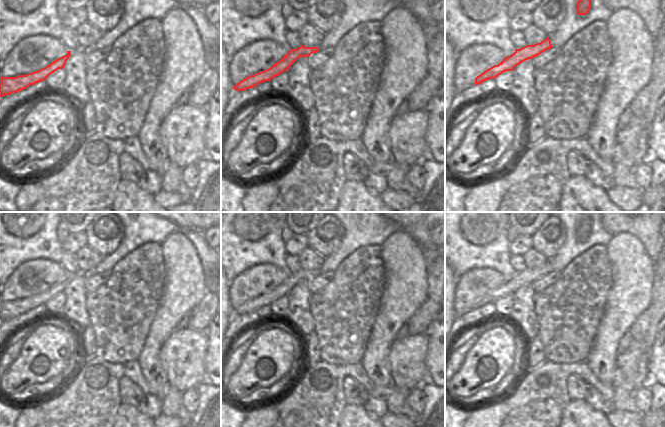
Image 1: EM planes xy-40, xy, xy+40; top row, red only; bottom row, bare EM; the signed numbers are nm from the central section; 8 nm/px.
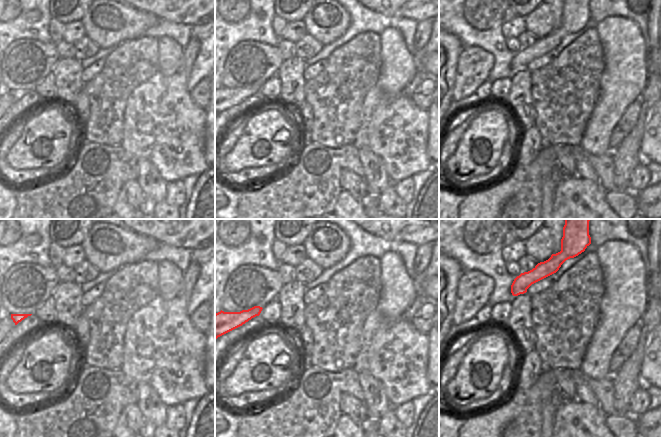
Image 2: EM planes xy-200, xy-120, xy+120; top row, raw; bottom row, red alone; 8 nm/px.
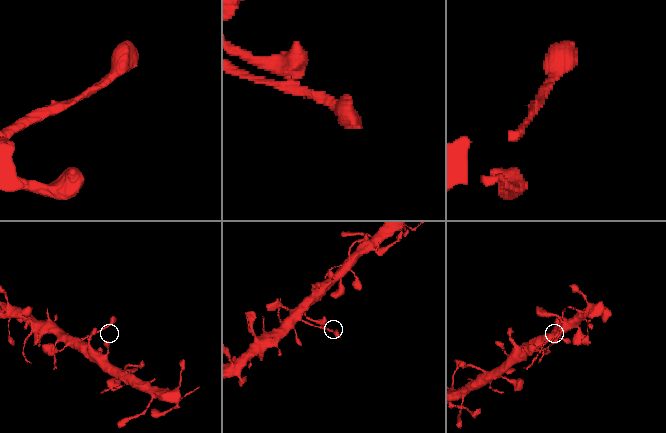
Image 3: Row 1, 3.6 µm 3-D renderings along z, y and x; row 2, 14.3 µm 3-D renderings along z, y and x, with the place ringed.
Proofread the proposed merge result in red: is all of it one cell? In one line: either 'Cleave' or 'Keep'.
Keep.

